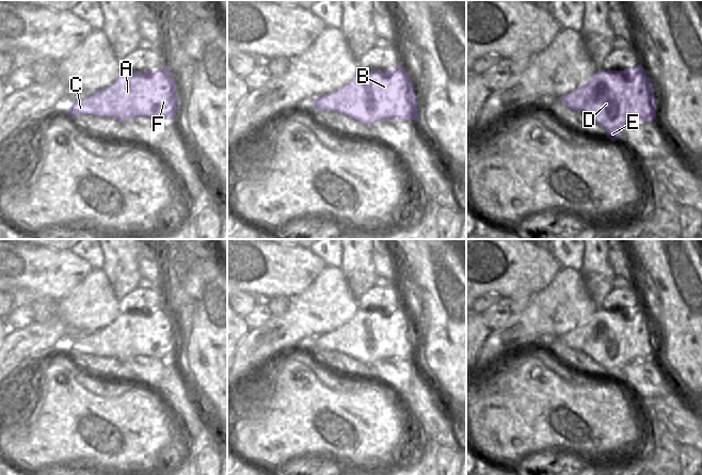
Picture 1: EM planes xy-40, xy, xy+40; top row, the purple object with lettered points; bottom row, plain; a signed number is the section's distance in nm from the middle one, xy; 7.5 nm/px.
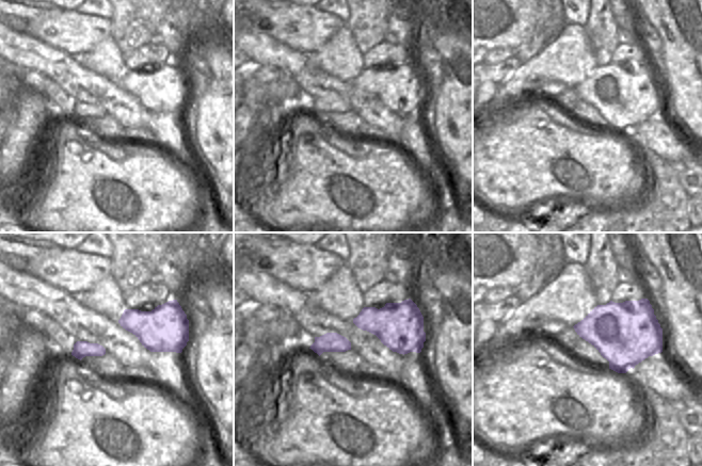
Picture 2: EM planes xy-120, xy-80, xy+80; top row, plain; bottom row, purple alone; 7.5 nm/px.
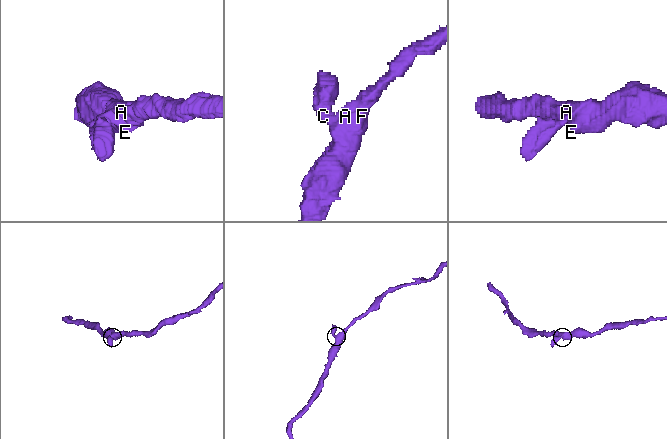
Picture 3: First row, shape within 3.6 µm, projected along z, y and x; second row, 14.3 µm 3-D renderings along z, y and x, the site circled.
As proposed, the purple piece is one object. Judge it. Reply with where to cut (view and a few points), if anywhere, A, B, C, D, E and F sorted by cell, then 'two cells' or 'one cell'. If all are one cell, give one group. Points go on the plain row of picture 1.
no cut | A B C D E F | one cell

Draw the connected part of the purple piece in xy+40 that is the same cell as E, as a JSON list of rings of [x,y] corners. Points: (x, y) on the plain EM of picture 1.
[[[641,303],[625,310],[596,310],[585,324],[556,338],[602,365],[611,380],[618,380],[622,368],[632,361],[656,359],[654,329]]]

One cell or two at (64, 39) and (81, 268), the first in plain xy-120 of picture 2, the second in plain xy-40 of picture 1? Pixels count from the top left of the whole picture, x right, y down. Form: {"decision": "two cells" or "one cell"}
{"decision": "one cell"}

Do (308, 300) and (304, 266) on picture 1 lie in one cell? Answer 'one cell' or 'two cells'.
two cells

